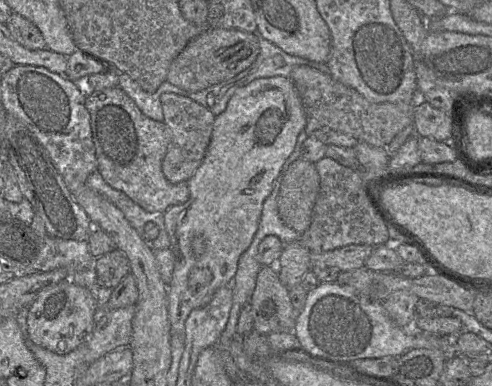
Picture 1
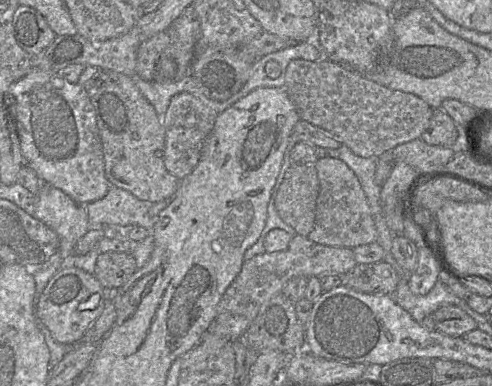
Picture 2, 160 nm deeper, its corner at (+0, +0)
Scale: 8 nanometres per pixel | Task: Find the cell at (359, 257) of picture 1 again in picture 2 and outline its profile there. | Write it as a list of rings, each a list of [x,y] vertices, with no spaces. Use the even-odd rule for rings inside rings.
[[[296,234],[283,251],[264,252],[243,262],[242,268],[226,289],[217,305],[215,321],[227,329],[227,337],[234,341],[242,338],[257,316],[260,307],[282,292],[286,282],[292,277],[306,278],[319,275],[346,275],[357,264],[353,249],[318,244],[308,237]]]

